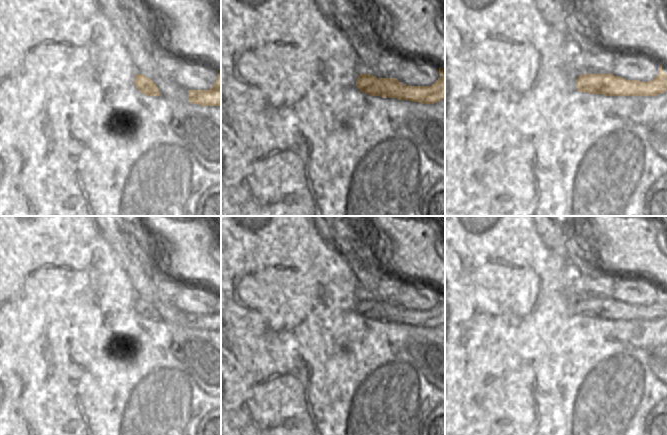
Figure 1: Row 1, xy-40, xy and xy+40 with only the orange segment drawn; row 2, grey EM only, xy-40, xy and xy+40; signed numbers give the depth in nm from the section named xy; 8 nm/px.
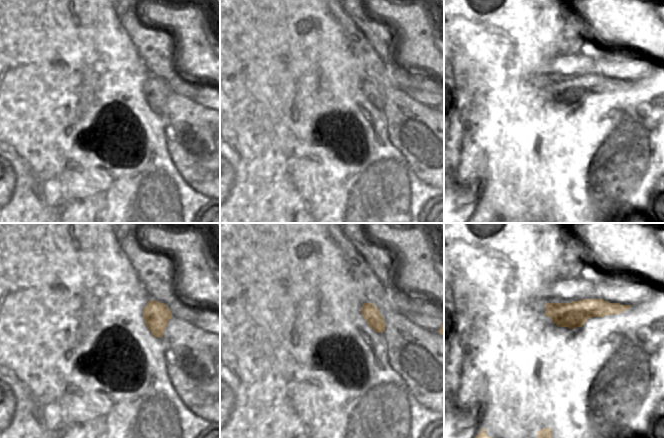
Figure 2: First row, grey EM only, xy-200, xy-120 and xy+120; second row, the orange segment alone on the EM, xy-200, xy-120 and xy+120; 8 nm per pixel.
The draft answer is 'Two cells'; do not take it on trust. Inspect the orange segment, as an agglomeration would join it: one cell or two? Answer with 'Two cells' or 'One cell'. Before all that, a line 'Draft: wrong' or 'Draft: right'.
Draft: right
Two cells.

